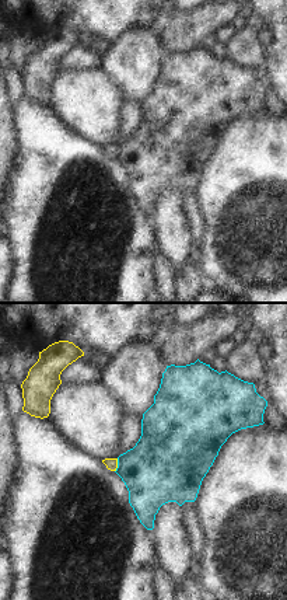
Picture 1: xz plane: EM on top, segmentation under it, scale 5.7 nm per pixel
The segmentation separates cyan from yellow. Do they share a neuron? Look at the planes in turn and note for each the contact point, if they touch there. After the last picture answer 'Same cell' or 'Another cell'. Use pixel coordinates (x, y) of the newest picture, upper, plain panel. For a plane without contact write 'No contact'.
Touches cyan at (118, 152).

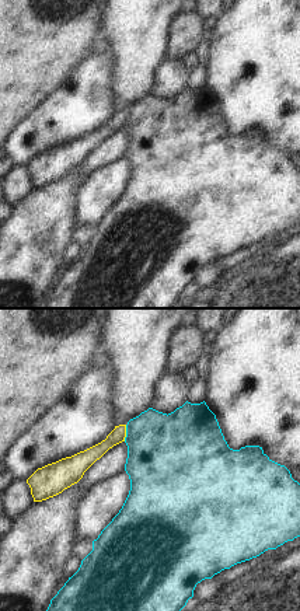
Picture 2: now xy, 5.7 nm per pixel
Touches cyan at (126, 119).

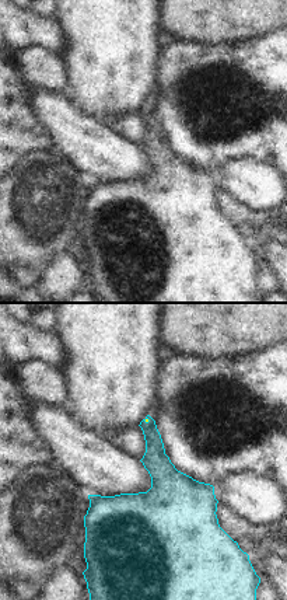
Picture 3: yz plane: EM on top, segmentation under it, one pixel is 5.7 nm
Touches cyan at (144, 107).

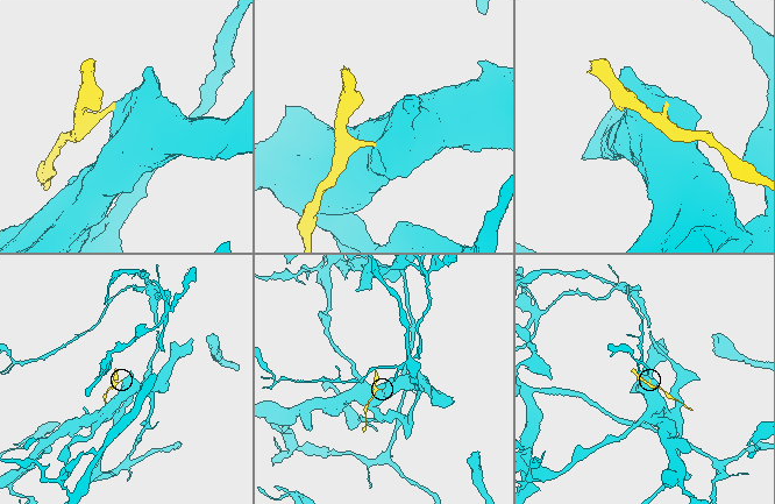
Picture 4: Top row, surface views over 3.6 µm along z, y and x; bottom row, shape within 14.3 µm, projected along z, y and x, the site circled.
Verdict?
Another cell.

